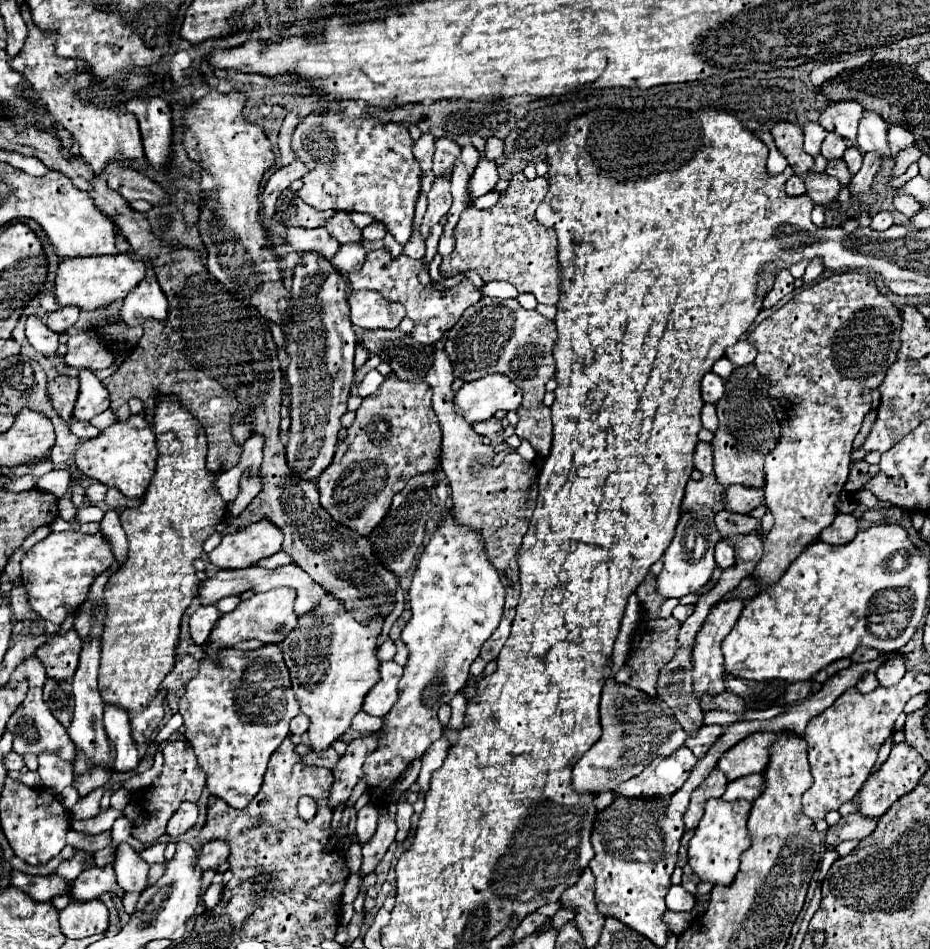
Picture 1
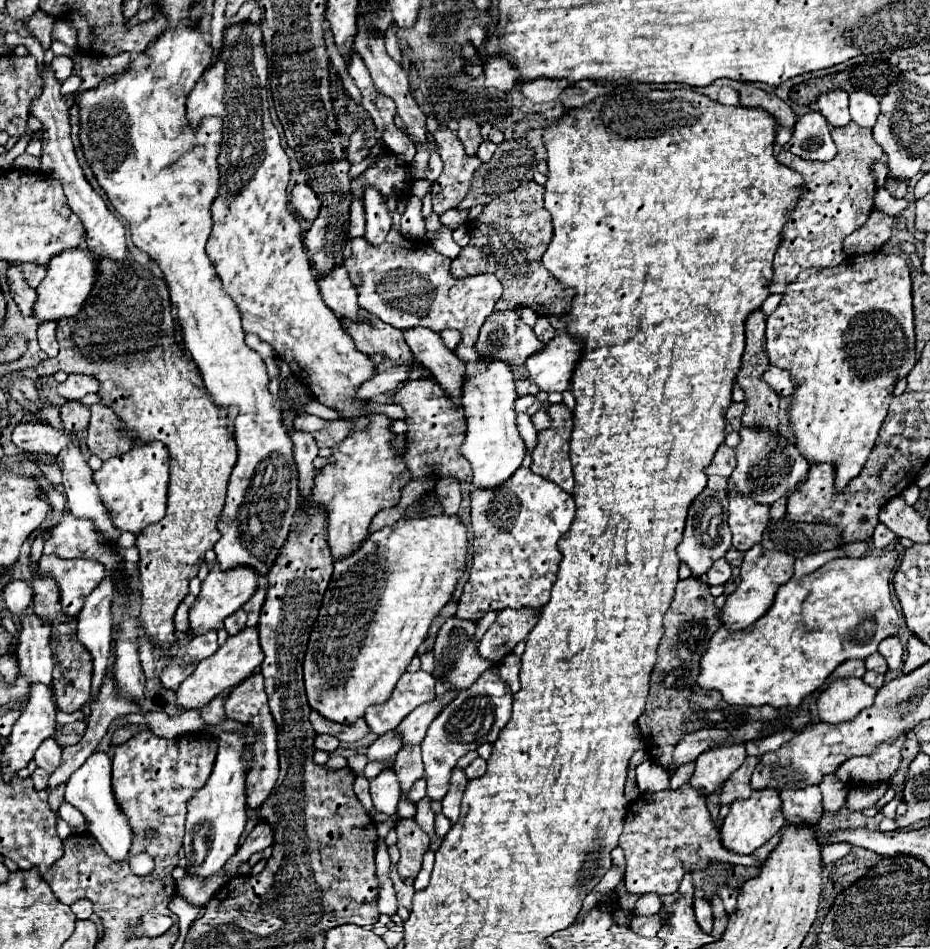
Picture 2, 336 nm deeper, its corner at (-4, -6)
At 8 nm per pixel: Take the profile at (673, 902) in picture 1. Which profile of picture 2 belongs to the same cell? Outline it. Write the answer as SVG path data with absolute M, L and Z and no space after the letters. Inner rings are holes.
M697 897L697 899L693 901L693 911L695 911L695 917L697 917L699 927L701 927L705 933L711 933L711 927L713 927L713 915L711 915L709 901Z

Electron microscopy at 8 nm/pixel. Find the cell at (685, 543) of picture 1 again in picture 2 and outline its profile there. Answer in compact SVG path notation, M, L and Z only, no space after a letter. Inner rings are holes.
M709 489L699 493L689 507L687 525L685 525L683 541L677 545L677 555L691 569L693 577L705 575L709 567L731 549L731 531L725 519L725 507L727 507L727 493L725 491L715 493Z

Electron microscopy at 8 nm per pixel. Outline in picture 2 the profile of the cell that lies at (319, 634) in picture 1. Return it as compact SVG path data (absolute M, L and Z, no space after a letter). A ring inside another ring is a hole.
M457 515L445 517L417 517L417 519L399 519L395 525L391 527L383 527L377 533L371 533L367 537L367 541L361 543L361 547L357 551L353 551L349 557L335 561L335 571L333 577L329 581L329 587L323 595L323 603L319 607L319 617L309 633L309 643L307 643L307 653L305 653L305 661L303 661L303 677L305 677L305 693L307 693L307 701L311 705L311 709L319 711L325 719L341 723L341 725L351 725L357 719L361 719L365 715L365 709L369 705L379 705L385 703L393 689L397 679L405 673L409 661L413 659L413 655L417 653L419 645L425 641L429 625L433 623L433 619L439 615L441 607L451 599L451 593L457 585L457 579L461 577L461 569L465 567L465 555L467 555L467 527L459 521Z

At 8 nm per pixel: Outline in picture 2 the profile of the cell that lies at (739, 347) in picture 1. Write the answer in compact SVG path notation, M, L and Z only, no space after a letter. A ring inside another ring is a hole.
M769 367L765 373L763 373L763 379L765 383L769 383L769 387L781 395L781 397L787 397L789 393L793 393L793 381L789 379L789 373L785 369L777 369L777 367Z

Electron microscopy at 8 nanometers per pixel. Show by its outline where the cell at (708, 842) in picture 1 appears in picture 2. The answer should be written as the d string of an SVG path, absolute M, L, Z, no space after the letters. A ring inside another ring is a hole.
M775 789L753 791L753 795L745 801L733 801L729 815L721 827L721 845L733 853L753 853L757 847L767 843L781 827L785 819L781 815L781 799Z

